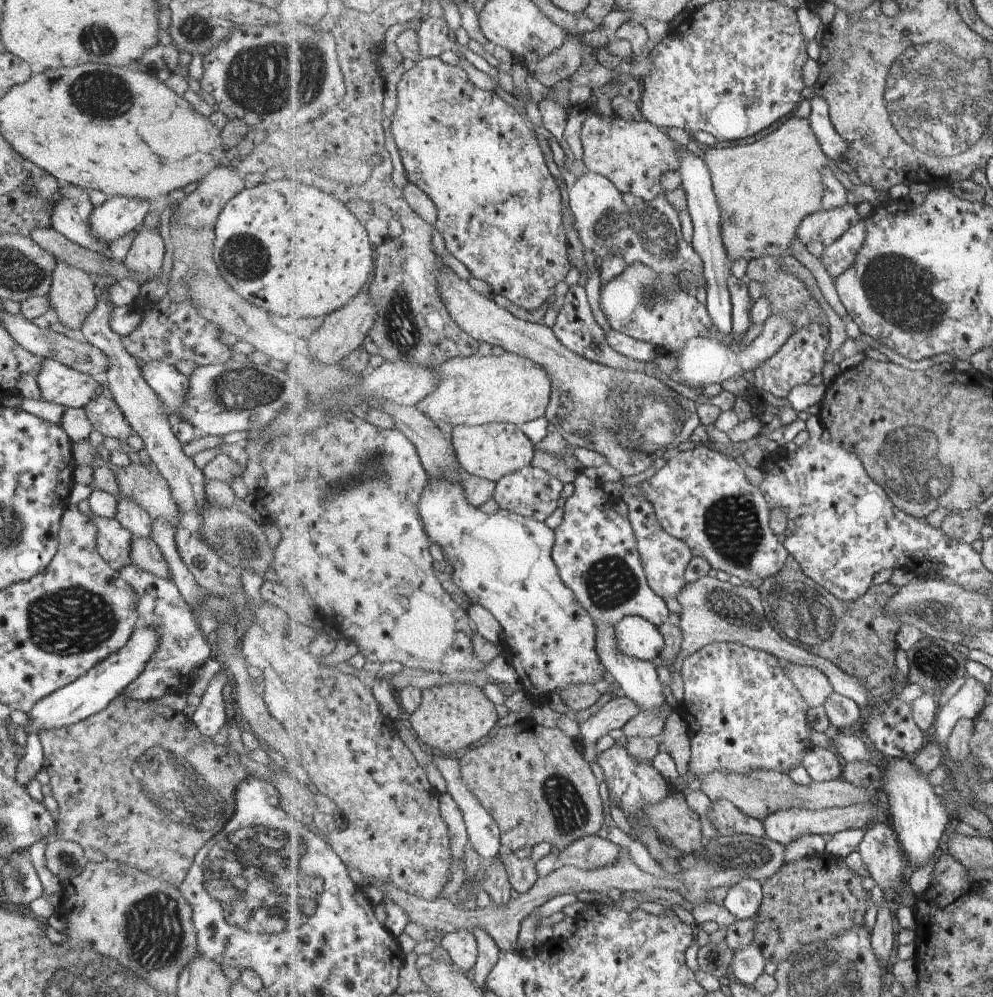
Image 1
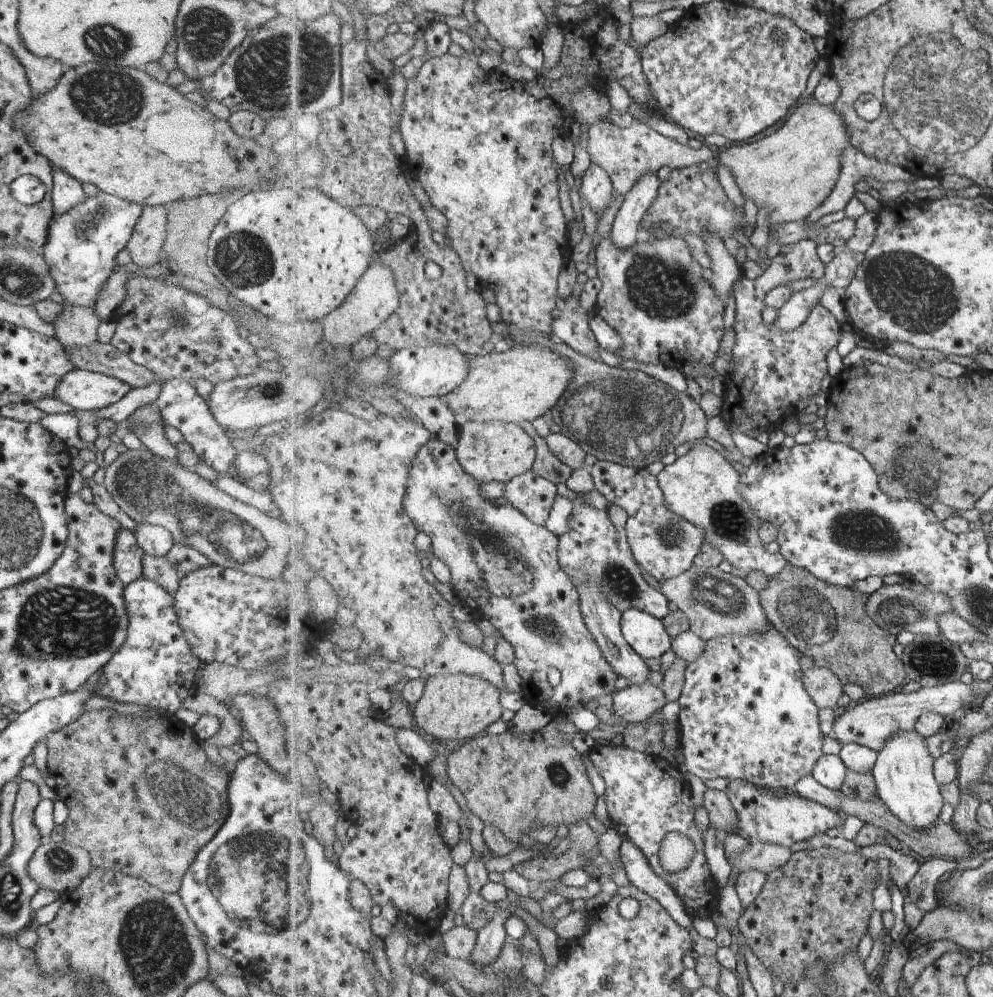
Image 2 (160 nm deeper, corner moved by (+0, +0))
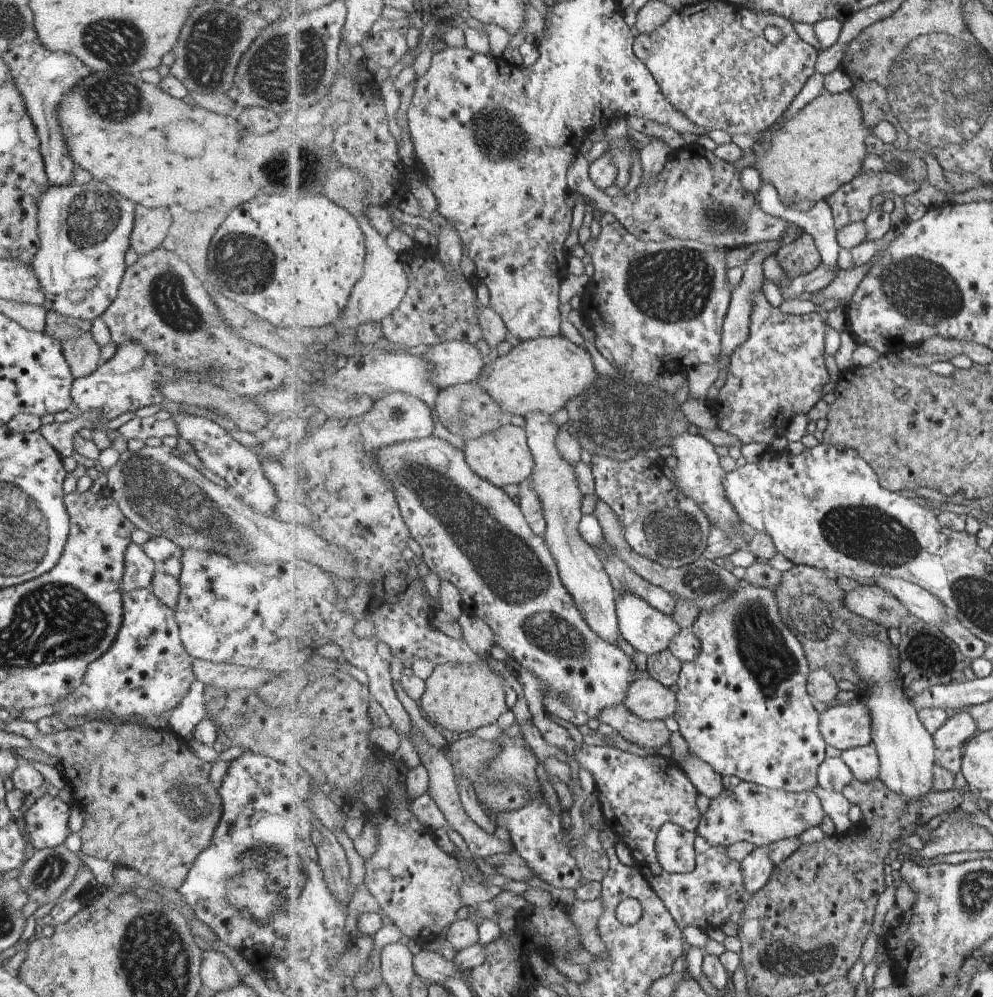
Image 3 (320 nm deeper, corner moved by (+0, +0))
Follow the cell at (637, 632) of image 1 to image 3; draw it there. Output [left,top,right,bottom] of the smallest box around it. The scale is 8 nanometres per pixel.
[616,591,682,657]

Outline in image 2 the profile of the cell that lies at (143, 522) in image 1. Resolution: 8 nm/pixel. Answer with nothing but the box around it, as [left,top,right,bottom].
[131,524,174,557]

